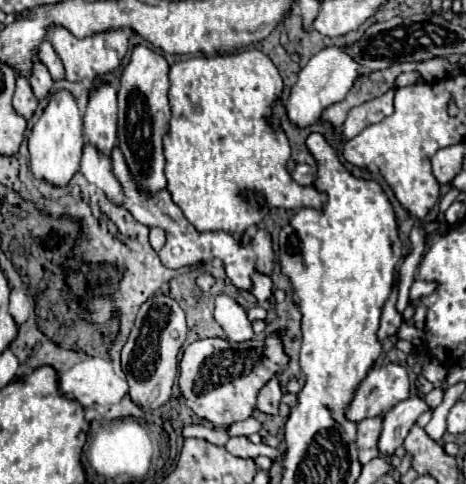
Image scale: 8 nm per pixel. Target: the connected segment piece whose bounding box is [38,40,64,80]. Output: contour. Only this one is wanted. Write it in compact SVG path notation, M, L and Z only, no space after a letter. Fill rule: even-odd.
M44 40L44 42L40 44L38 56L40 56L40 60L46 64L46 68L50 70L50 74L52 74L54 80L64 80L62 60L60 60L60 56L54 52L54 48L52 48L52 44L50 44L48 40Z

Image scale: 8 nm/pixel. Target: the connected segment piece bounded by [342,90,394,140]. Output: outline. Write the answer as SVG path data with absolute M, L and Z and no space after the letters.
M388 90L386 94L378 96L378 98L372 98L356 108L352 108L348 112L348 118L342 126L342 134L344 138L354 138L356 134L360 134L364 128L384 120L386 116L392 114L394 106L392 106L392 100L394 100L394 90Z

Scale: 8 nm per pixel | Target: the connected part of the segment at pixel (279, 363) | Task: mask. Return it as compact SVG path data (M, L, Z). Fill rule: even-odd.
M280 330L256 334L246 342L230 342L216 336L202 338L184 348L178 386L186 404L196 416L206 418L214 424L214 428L228 428L234 422L250 418L260 388L278 372L282 372L288 362L290 356L284 350Z

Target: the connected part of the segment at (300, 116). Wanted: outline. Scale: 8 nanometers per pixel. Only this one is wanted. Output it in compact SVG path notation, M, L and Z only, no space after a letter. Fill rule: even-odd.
M332 46L332 48L324 48L318 54L314 54L308 64L298 72L298 80L290 90L290 98L286 104L286 112L288 112L288 120L298 126L298 128L306 128L312 126L320 120L322 112L330 106L336 104L340 100L346 98L348 90L352 88L354 80L358 78L358 62L354 62L344 48L340 46Z

